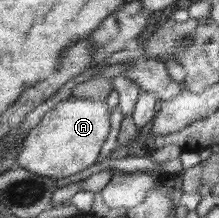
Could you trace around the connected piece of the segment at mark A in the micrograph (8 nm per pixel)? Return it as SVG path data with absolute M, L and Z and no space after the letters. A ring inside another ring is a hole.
M70 97L51 109L23 141L17 167L54 179L67 178L90 167L99 157L100 147L110 133L110 107L100 100Z

